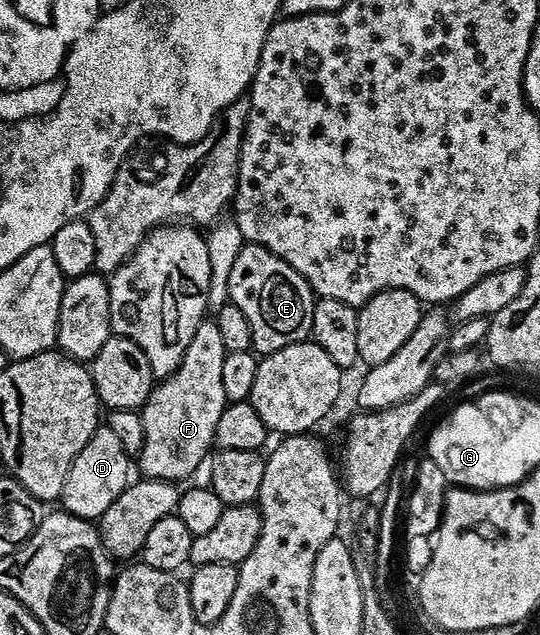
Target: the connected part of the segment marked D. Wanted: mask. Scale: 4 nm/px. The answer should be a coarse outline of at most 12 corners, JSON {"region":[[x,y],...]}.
{"region":[[99,427],[72,462],[61,507],[101,521],[131,483],[132,458]]}

